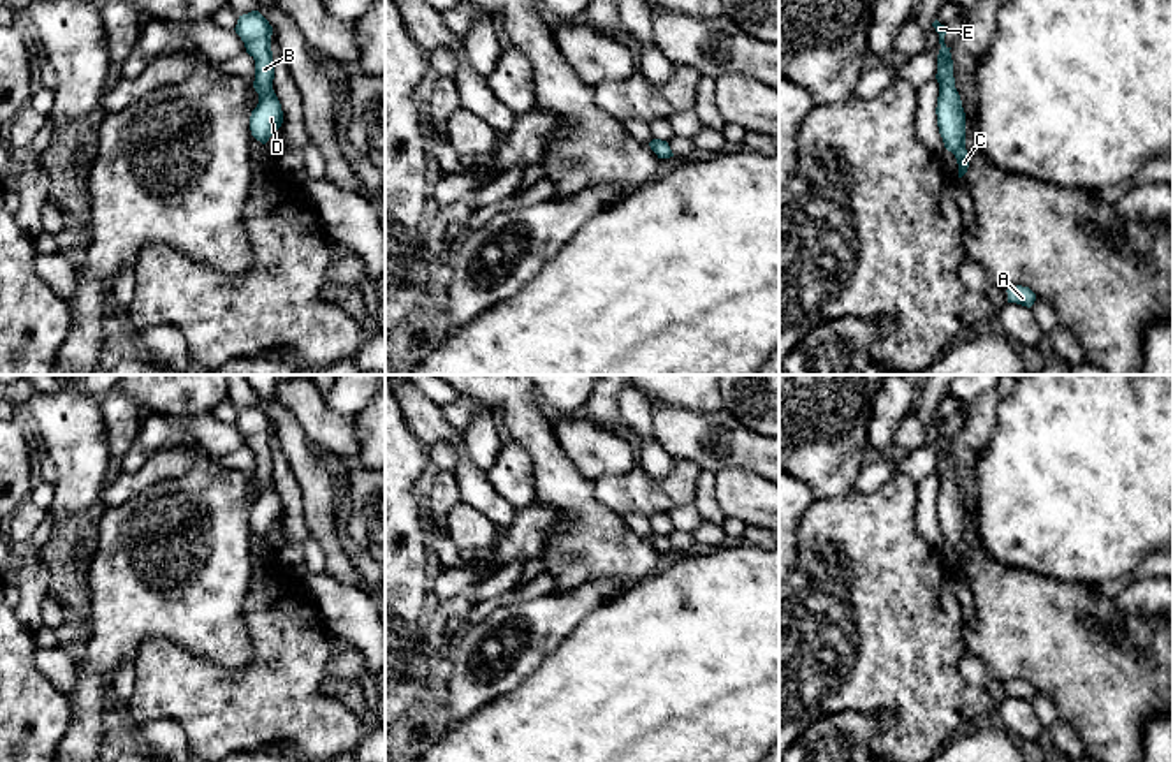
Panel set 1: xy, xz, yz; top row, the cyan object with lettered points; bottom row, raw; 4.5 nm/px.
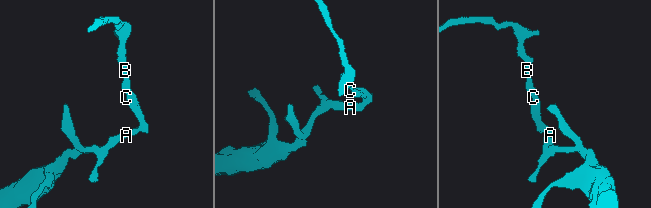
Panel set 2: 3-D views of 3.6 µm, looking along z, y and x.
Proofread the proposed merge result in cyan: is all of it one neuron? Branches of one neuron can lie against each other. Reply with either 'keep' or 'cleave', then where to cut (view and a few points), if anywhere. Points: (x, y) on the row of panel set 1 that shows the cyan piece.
keep; cut none

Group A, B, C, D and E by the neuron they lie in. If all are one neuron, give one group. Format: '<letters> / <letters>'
A B C D E

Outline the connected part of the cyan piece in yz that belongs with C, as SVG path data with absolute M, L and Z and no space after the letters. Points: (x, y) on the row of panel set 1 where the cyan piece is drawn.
M937 19L932 23L936 32L939 33L939 55L937 55L937 74L936 79L939 83L939 97L937 97L937 127L943 137L944 148L951 151L958 164L958 178L967 172L969 167L969 153L965 150L965 113L962 107L960 95L955 88L953 77L953 60L951 53L944 44L944 35L948 28L941 25Z

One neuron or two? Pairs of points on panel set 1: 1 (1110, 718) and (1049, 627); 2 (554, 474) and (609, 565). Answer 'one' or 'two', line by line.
1: one
2: one

